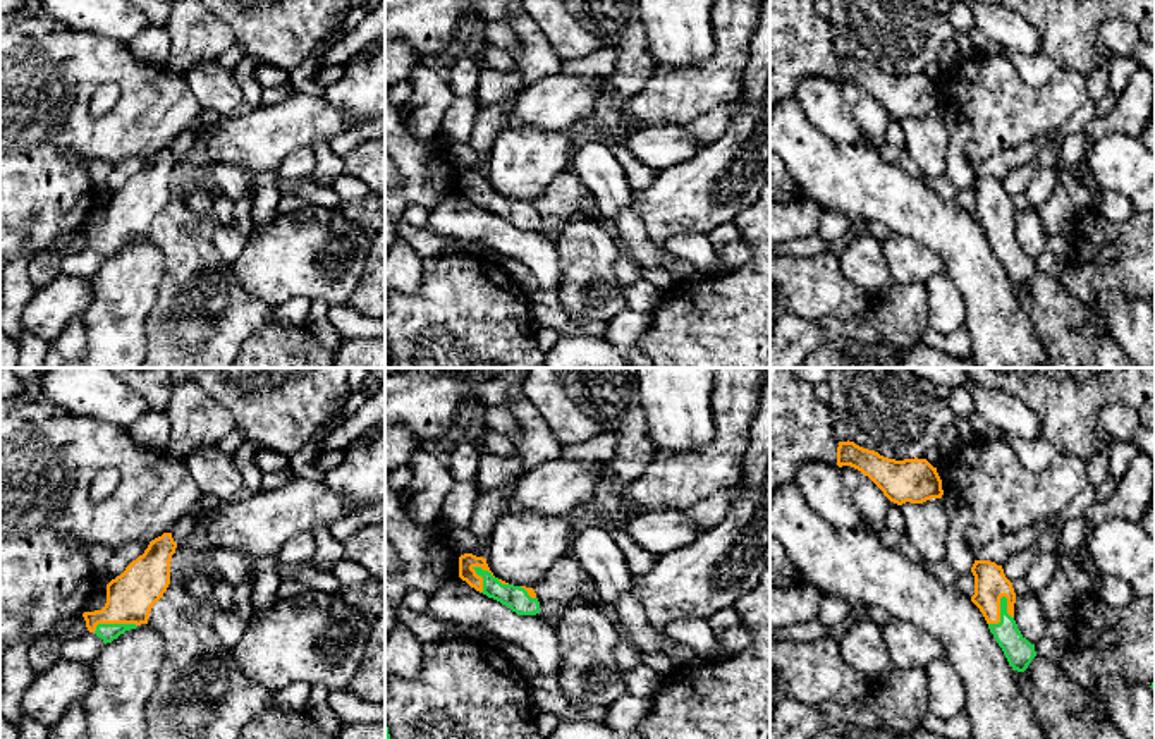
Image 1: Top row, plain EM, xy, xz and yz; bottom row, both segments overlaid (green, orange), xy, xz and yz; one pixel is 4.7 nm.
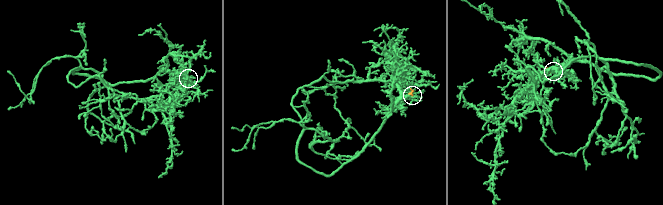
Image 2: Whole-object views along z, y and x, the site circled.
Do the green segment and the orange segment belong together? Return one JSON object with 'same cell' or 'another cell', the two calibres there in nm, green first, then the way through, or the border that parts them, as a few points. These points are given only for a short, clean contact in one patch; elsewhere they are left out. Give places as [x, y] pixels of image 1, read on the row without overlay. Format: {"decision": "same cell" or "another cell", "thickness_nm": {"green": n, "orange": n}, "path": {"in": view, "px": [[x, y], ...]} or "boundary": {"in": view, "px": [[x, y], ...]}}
{"decision": "same cell", "thickness_nm": {"green": 140, "orange": 160}, "path": {"in": "yz", "px": [[1018, 265], [1001, 238], [1001, 229], [990, 200]]}}

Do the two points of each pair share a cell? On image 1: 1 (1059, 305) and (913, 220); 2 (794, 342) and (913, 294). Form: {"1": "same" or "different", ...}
{"1": "different", "2": "same"}

